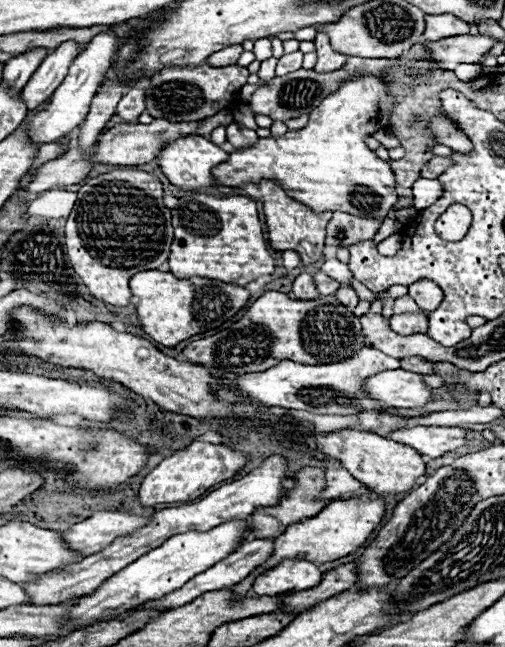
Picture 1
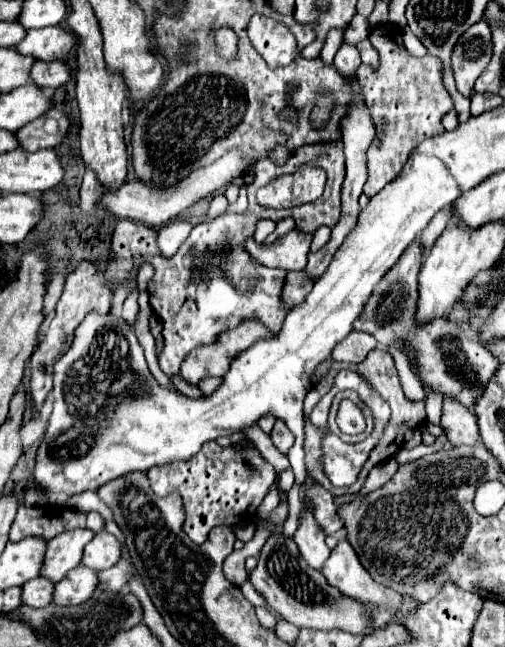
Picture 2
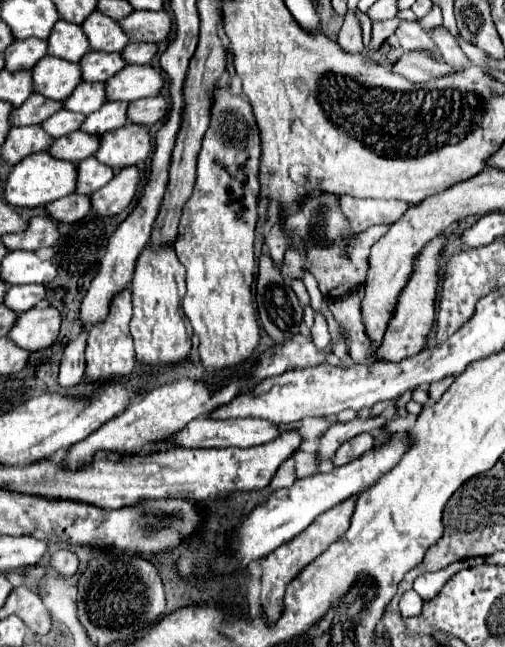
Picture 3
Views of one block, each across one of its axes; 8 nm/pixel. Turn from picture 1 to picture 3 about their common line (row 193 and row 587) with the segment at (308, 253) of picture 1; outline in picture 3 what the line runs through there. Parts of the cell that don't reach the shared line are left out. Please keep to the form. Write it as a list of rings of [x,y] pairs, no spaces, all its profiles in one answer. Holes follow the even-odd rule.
[[[350,498],[348,502],[340,502],[340,506],[328,510],[328,514],[320,514],[320,518],[316,518],[316,522],[312,522],[312,526],[308,526],[308,530],[304,530],[304,534],[300,534],[300,538],[292,538],[292,542],[286,542],[278,550],[274,550],[268,558],[264,558],[260,602],[262,602],[264,612],[270,622],[274,622],[282,612],[282,596],[284,596],[286,584],[292,578],[296,578],[300,574],[300,570],[304,566],[308,566],[316,556],[320,556],[332,542],[336,542],[338,538],[344,536],[344,532],[350,526],[350,516],[354,512],[354,504],[356,504],[356,498]]]

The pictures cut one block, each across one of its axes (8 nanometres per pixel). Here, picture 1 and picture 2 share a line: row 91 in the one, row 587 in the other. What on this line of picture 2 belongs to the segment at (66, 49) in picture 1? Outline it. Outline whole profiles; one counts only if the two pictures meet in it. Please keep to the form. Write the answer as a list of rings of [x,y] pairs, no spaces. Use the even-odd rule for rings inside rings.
[[[38,576],[22,586],[22,604],[28,604],[32,608],[48,606],[52,602],[52,596],[54,596],[54,584],[44,576]]]

